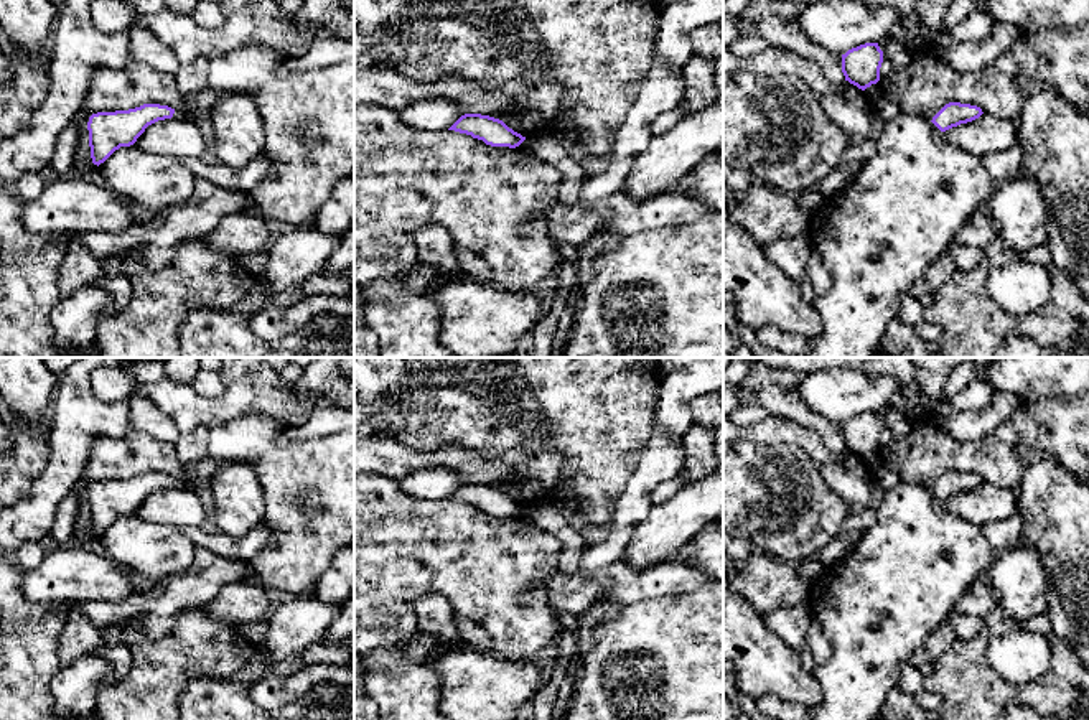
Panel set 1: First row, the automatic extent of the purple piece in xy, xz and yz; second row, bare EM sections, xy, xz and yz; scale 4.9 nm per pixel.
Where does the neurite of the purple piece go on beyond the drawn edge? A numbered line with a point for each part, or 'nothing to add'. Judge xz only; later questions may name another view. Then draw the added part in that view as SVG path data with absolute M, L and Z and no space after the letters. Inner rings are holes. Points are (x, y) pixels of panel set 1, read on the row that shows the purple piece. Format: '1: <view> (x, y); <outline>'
nothing to add

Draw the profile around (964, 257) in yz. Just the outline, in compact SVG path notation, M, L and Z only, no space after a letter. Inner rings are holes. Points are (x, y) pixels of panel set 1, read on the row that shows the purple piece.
M957 241L951 244L947 252L952 257L956 270L970 270L982 259L982 249L969 247L965 244L957 242Z

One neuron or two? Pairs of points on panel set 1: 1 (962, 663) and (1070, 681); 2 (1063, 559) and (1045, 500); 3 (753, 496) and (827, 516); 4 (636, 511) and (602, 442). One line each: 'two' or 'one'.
1: one
2: one
3: one
4: two

